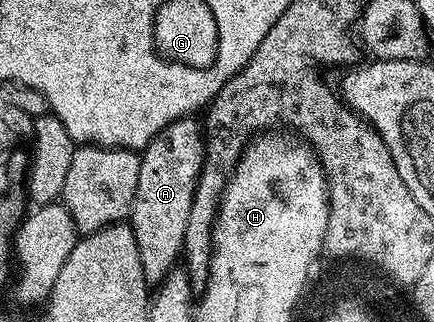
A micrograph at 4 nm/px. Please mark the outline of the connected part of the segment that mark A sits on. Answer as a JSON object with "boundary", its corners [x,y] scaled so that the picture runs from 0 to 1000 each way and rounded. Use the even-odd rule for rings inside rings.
{"boundary":[[[426,360],[396,379],[359,416],[323,481],[323,553],[313,553],[313,615],[295,693],[313,739],[313,776],[323,776],[323,826],[332,826],[339,885],[371,882],[385,851],[403,842],[424,783],[433,677],[442,665],[442,621],[461,553],[465,506],[475,488],[470,398],[447,360]]]}

